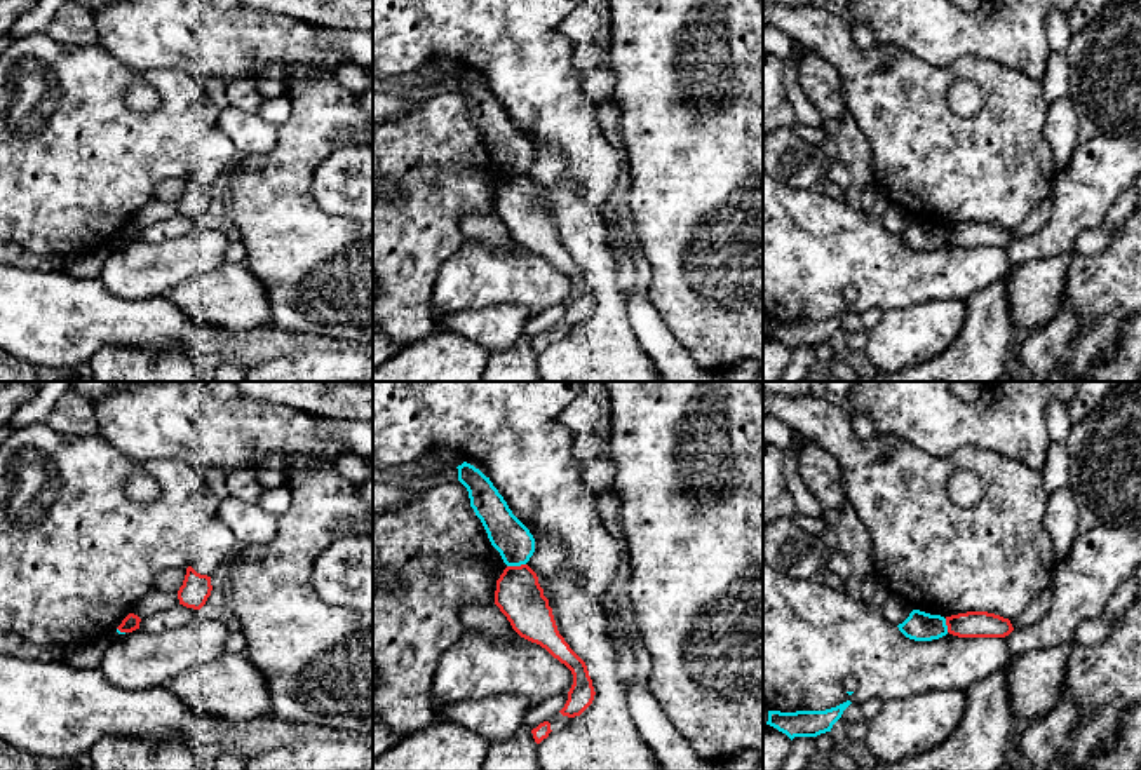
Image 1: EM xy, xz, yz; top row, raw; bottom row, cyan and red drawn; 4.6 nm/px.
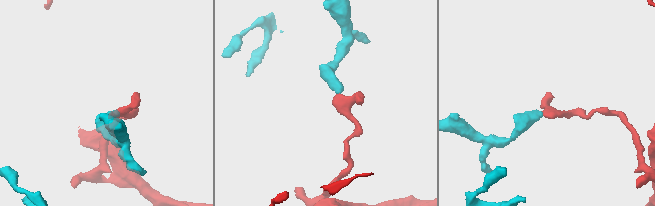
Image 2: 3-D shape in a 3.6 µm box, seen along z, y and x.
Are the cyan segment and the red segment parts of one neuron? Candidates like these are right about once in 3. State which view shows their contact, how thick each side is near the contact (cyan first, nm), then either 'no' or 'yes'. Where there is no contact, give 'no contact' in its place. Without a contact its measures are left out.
xz | 170/220 nm | no

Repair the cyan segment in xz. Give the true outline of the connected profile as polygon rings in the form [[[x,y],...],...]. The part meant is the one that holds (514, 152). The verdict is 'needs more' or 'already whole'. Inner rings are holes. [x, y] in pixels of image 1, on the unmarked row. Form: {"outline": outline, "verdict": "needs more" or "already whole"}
{"outline": [[[467,71],[456,78],[458,91],[469,101],[470,117],[503,172],[507,176],[526,174],[535,162],[535,148],[530,139],[512,124],[489,87]]], "verdict": "already whole"}

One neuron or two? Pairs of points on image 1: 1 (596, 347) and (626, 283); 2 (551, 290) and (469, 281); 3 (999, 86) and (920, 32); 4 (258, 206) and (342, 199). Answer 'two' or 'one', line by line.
1: two
2: one
3: two
4: two

